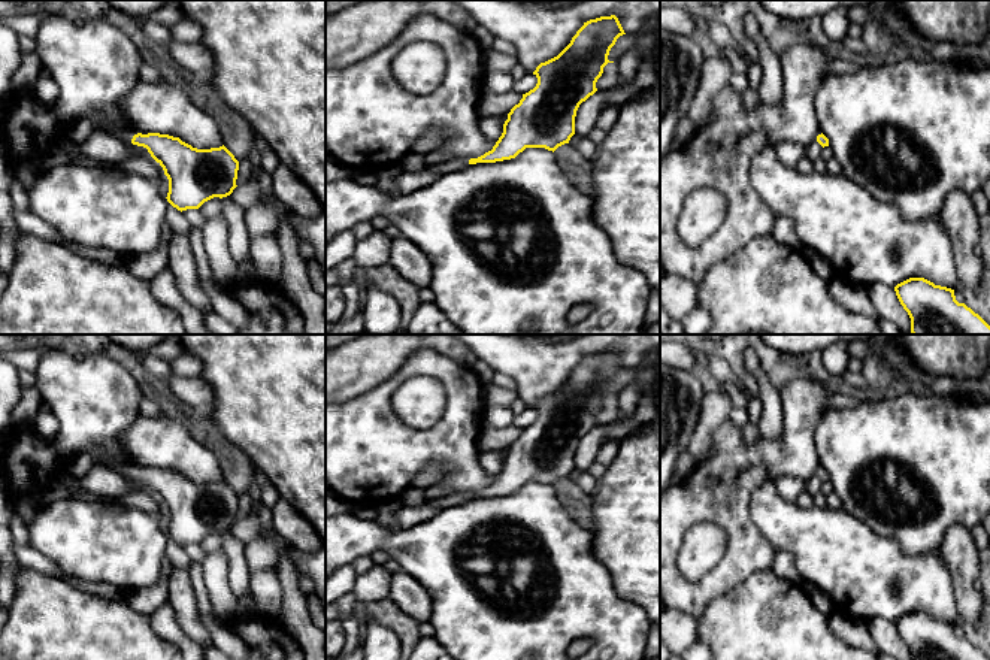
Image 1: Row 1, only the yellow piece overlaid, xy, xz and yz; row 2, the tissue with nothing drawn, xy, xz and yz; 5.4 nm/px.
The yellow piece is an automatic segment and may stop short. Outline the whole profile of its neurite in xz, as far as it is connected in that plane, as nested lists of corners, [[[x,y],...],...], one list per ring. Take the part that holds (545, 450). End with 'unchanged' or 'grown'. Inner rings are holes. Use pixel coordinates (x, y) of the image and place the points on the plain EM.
[[[615,349],[584,357],[570,378],[557,391],[536,402],[533,406],[538,412],[536,421],[523,429],[520,438],[511,443],[503,458],[503,467],[491,485],[478,493],[451,493],[435,500],[427,500],[429,505],[445,509],[461,505],[469,499],[511,494],[526,482],[545,482],[554,487],[558,481],[569,478],[575,469],[576,445],[582,436],[597,426],[596,417],[602,411],[603,402],[608,397],[614,397],[608,394],[609,385],[623,369],[626,367]]]; grown

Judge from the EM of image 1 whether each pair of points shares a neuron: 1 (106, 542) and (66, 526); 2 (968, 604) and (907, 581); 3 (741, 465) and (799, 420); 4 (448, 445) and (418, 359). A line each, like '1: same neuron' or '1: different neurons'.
1: same neuron
2: different neurons
3: same neuron
4: same neuron

